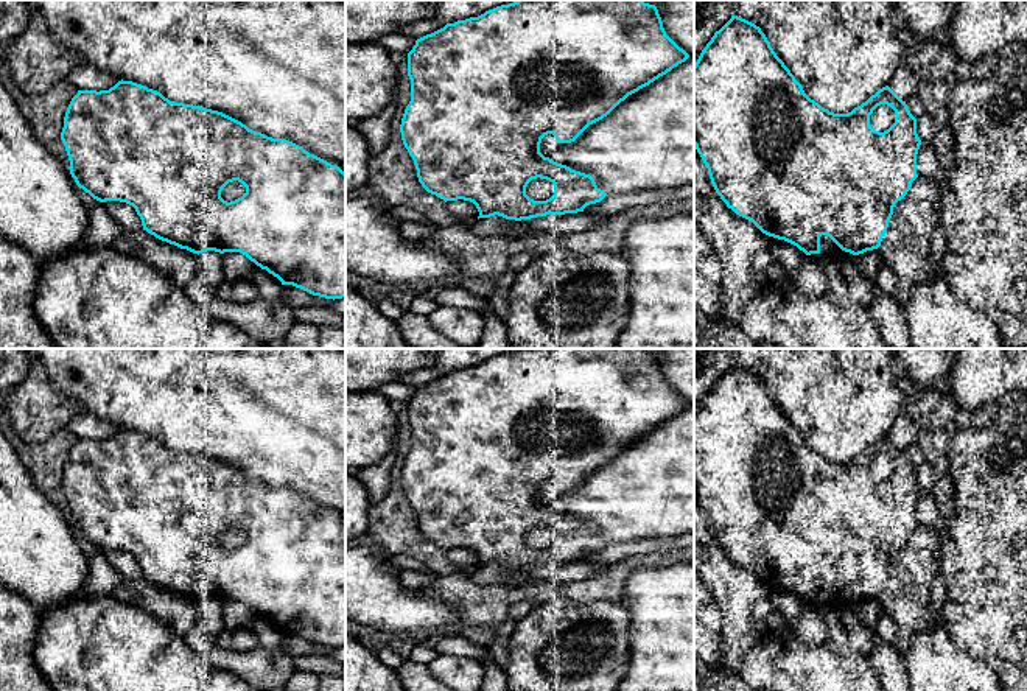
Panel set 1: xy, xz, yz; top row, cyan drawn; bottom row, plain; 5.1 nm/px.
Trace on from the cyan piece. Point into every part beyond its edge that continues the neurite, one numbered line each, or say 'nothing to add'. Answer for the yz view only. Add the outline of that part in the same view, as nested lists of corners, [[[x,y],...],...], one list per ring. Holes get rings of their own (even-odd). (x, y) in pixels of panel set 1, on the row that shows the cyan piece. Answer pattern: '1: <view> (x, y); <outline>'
1: yz (883, 117); [[[881,104],[870,115],[870,126],[875,131],[884,132],[895,123],[895,117],[895,110],[890,106]]]

